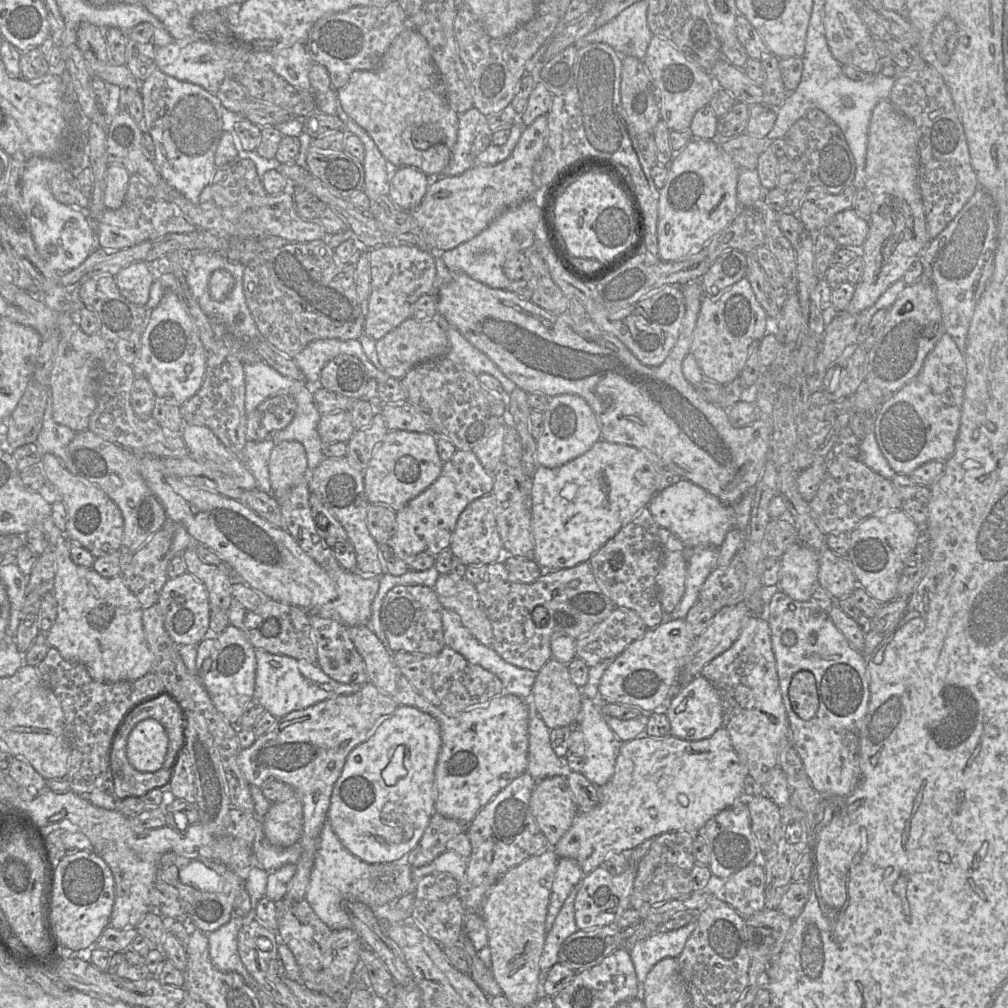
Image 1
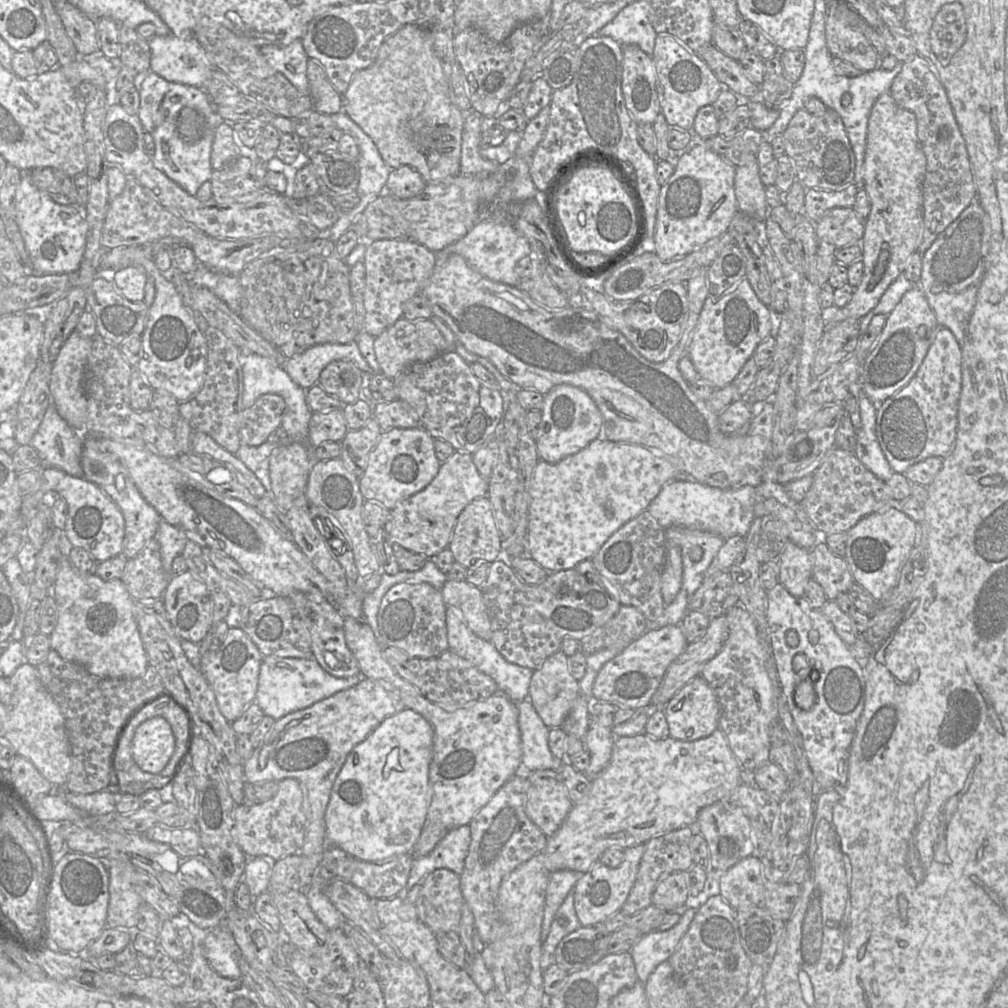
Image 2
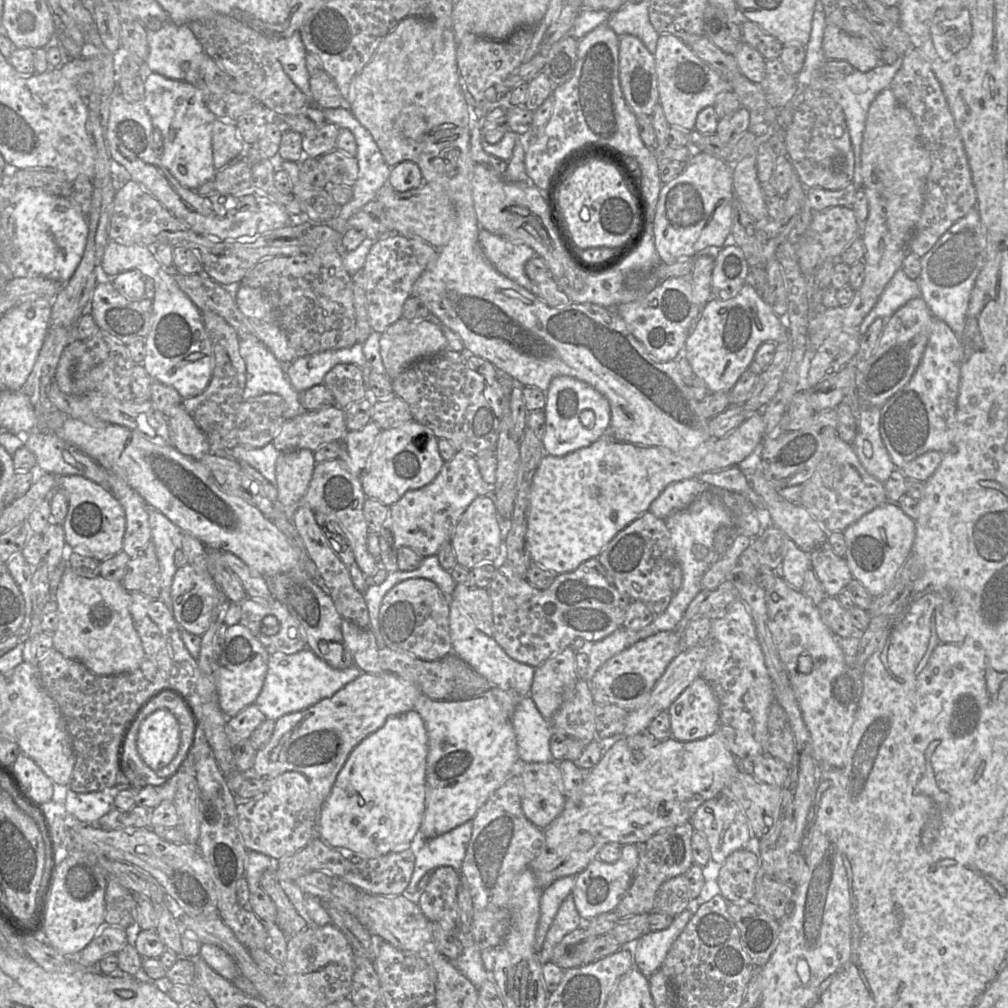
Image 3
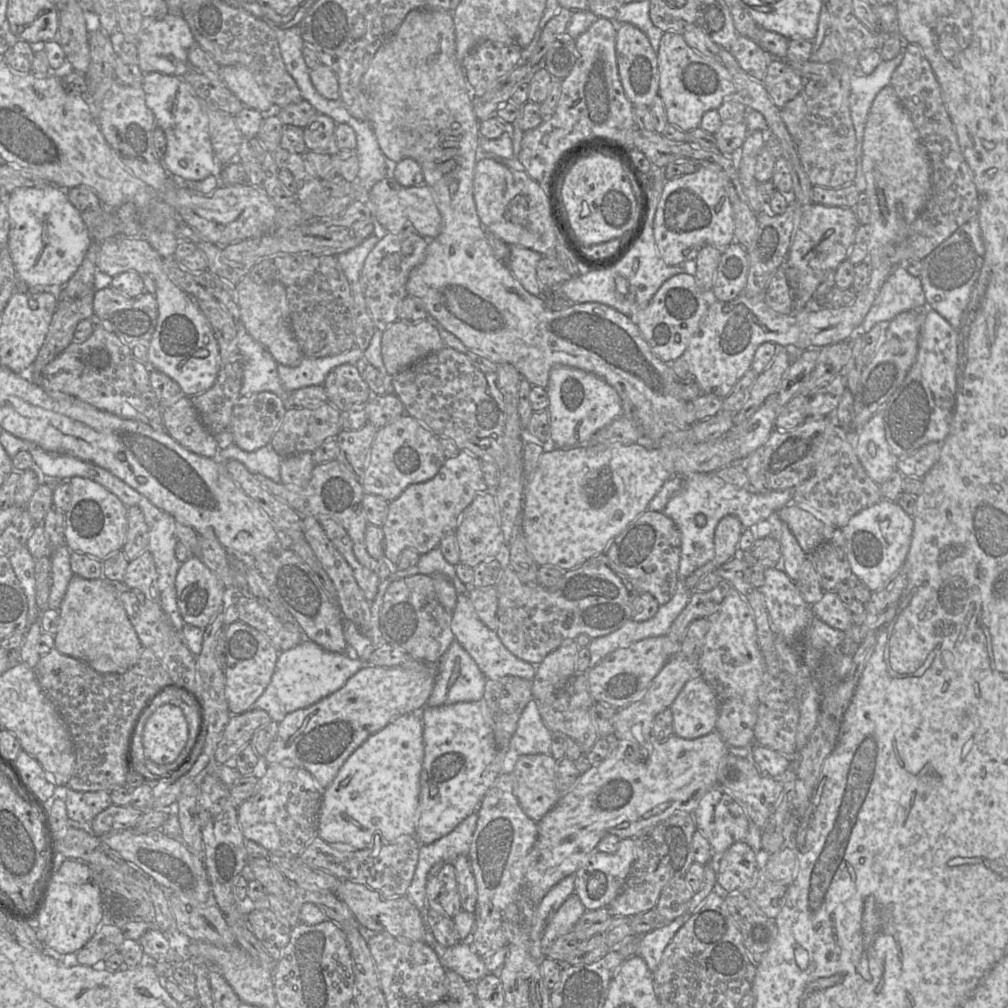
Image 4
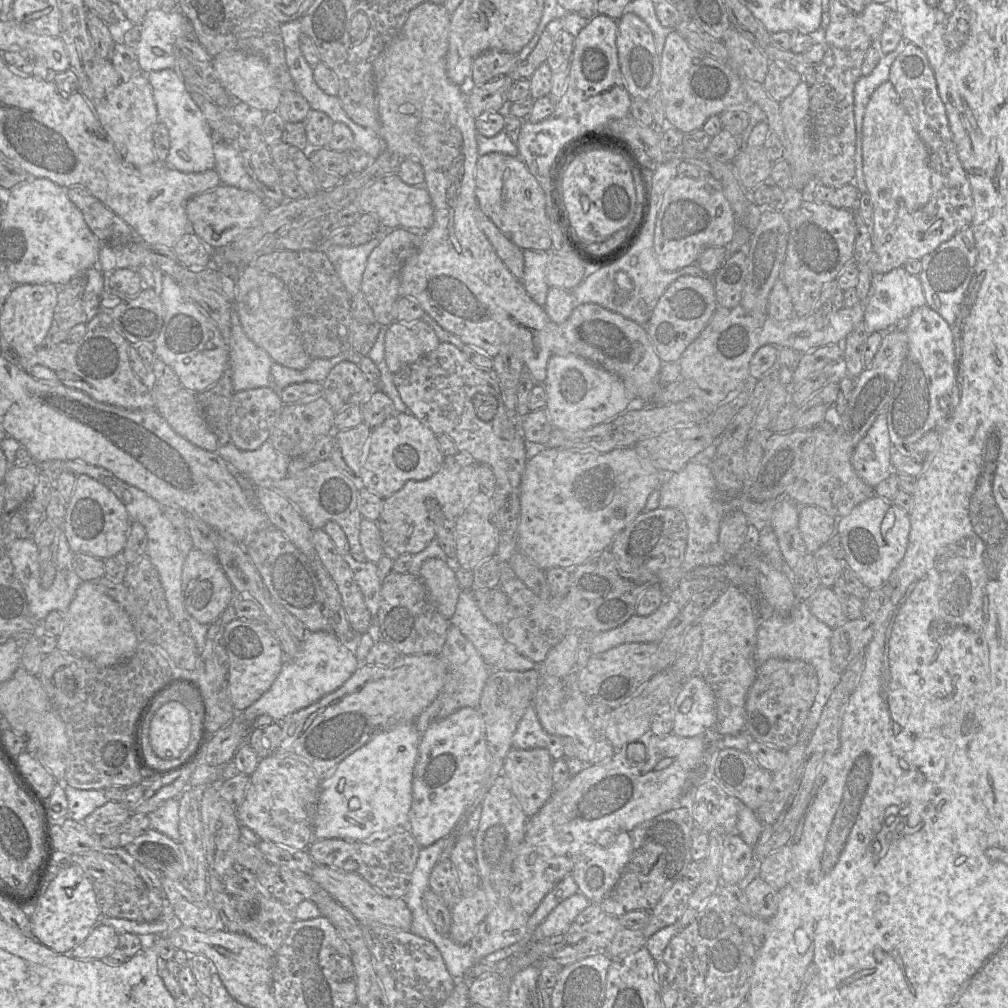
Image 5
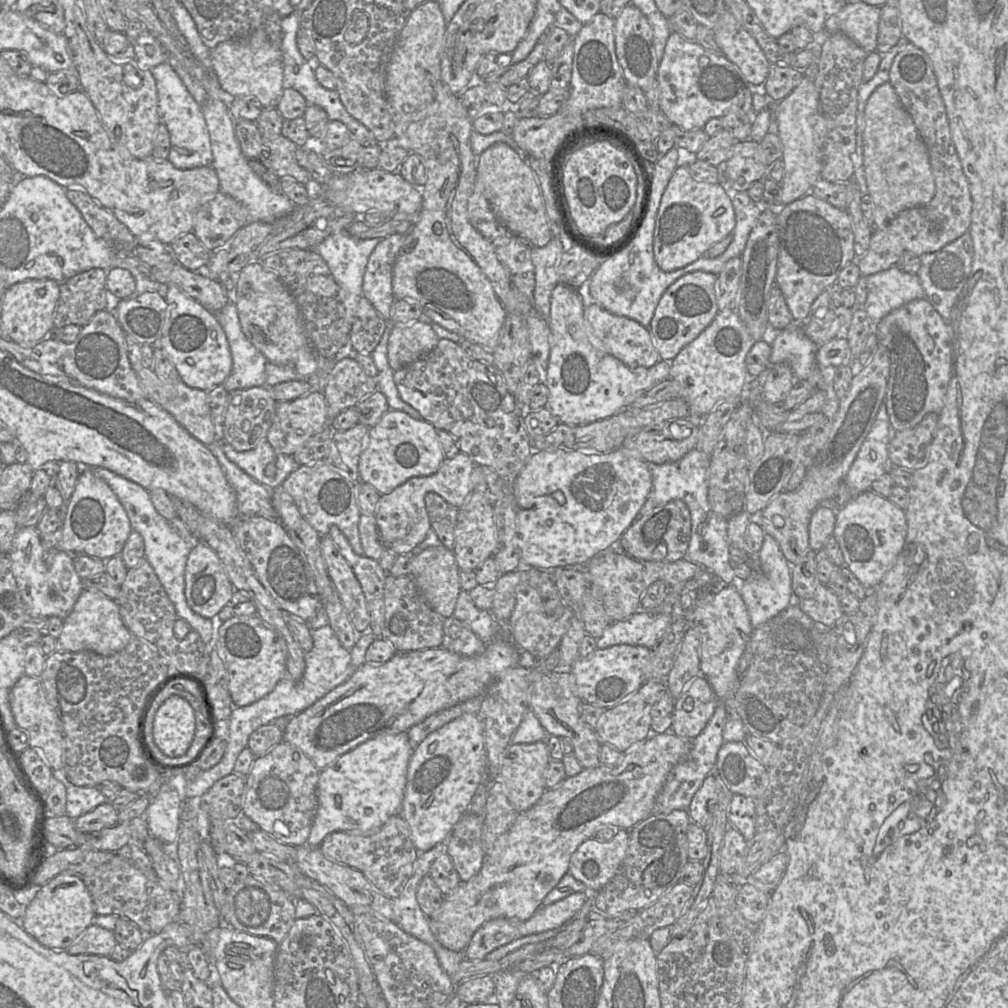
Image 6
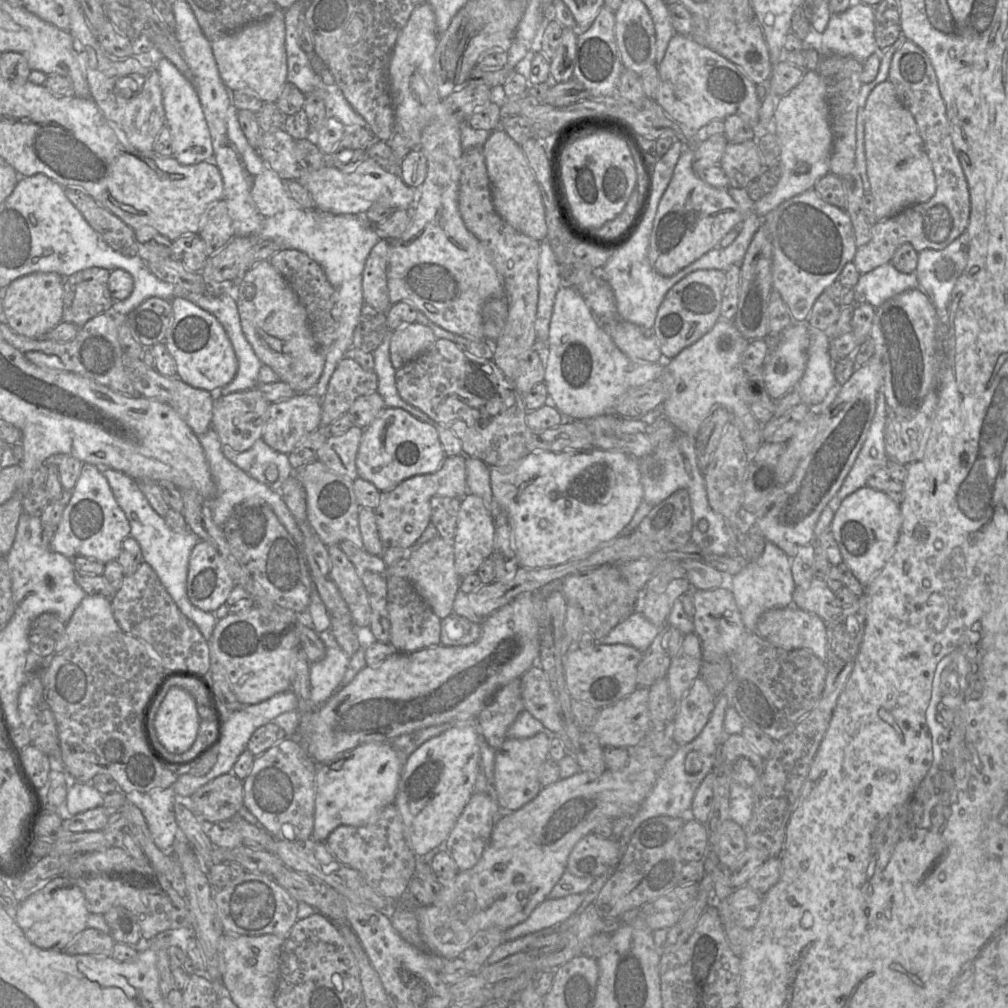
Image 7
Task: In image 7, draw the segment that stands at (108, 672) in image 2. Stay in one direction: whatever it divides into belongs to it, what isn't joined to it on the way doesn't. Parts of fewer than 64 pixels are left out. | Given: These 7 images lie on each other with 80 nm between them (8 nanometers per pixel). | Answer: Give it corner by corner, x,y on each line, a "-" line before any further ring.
86,595
65,624
63,636
56,641
55,653
90,639
101,639
122,632
116,622
111,599

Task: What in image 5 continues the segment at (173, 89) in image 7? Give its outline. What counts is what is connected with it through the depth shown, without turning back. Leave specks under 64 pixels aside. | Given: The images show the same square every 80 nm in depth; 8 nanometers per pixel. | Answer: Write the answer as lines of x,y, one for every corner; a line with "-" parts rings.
175,69
153,71
148,74
148,79
153,89
158,122
163,123
169,133
170,147
164,164
184,173
213,169
213,133
178,72

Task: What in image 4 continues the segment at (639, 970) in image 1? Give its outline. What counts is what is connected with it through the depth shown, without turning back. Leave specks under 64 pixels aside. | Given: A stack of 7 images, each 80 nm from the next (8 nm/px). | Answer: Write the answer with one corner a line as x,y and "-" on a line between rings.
685,913
670,923
664,923
641,936
637,954
641,956
649,970
654,972
662,958
664,950
691,914

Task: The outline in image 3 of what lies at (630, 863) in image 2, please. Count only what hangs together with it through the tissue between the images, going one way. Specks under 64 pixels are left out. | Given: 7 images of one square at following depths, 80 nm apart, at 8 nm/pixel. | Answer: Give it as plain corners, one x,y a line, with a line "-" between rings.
626,844
622,846
622,855
616,862
606,863
595,858
583,871
576,875
572,895
575,907
584,922
602,913
615,910
631,884
638,859
638,845

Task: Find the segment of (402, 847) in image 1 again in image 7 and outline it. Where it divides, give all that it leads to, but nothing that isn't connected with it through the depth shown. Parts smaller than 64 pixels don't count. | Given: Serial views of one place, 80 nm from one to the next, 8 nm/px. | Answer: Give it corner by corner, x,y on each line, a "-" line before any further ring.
370,742
339,754
334,761
319,765
312,838
325,842
339,826
363,826
377,820
380,811
394,804
404,761
391,742

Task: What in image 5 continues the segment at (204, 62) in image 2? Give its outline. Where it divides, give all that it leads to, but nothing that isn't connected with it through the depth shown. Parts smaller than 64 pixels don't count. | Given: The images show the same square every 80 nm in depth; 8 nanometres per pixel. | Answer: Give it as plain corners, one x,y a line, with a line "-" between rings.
160,8
147,10
136,48
140,70
143,73
176,70
177,40
192,36
193,27
181,10
172,13
165,13

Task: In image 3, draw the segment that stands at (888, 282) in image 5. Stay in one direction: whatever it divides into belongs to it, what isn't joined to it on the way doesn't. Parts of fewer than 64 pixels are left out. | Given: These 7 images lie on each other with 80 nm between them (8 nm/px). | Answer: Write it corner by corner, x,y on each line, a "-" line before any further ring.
902,268
898,269
885,287
876,305
857,328
859,334
862,336
877,318
888,320
908,301
920,296
918,281
910,279

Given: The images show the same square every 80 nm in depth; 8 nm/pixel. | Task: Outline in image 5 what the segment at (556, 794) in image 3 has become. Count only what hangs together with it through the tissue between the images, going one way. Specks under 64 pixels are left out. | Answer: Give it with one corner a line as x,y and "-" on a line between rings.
512,748
505,759
503,774
511,781
511,788
528,817
535,815
550,799
554,792
552,768
554,759
548,748
515,749

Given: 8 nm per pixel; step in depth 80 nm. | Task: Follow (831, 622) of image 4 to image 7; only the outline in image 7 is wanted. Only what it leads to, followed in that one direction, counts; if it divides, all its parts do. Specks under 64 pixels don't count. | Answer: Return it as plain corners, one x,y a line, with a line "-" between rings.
814,577
808,588
796,586
793,592
793,605
813,613
828,622
840,613
834,592
824,580

